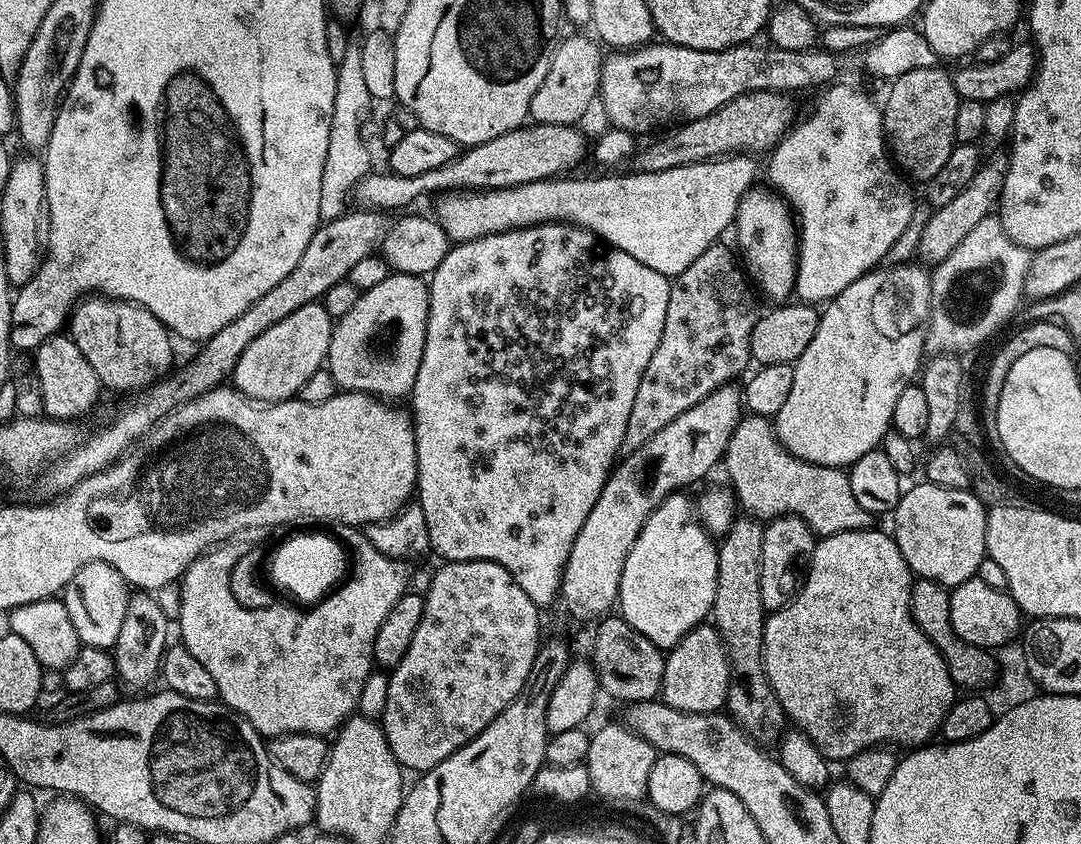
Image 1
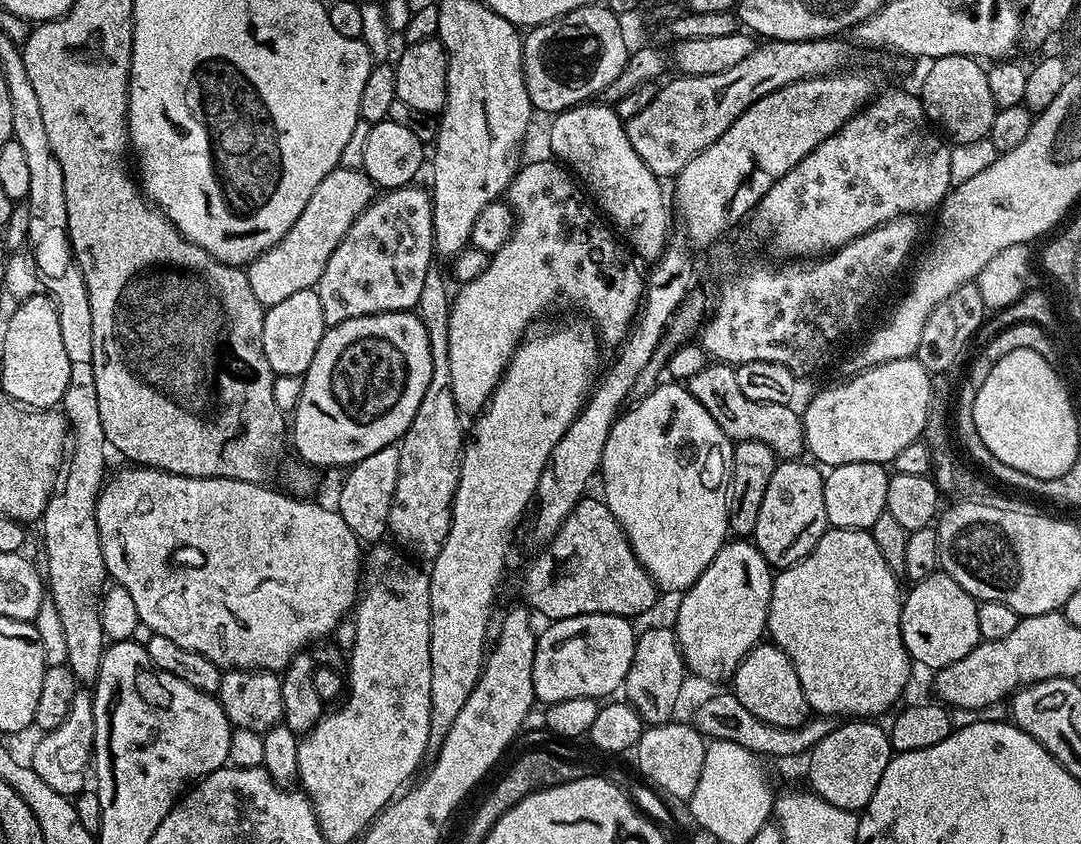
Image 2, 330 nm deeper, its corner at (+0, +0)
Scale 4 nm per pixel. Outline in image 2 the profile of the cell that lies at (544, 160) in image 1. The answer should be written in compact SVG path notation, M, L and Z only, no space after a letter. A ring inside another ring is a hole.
M341 167L330 170L330 174L318 182L318 190L310 194L310 202L306 202L306 210L298 214L298 222L294 222L294 226L270 250L247 265L254 298L258 298L265 309L270 309L290 298L290 294L298 294L298 290L315 288L318 278L322 278L322 270L326 270L326 262L330 262L330 254L334 254L356 219L377 195L376 185L363 170Z

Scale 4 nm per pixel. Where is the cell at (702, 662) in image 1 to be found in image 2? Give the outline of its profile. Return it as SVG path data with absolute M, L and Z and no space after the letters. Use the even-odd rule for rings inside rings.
M748 538L725 542L698 582L679 597L674 631L689 673L704 680L727 681L751 648L765 639L774 569Z

